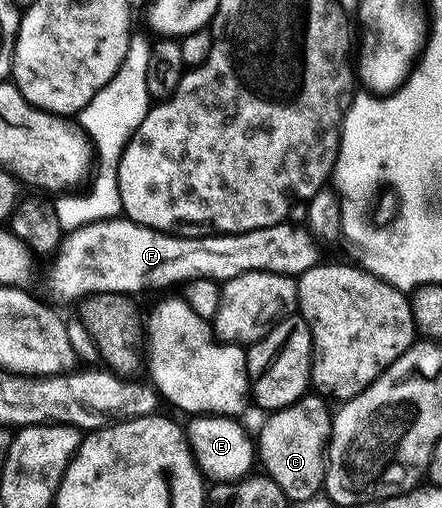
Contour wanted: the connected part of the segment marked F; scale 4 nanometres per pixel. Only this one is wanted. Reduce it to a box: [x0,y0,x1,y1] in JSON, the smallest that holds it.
[49,218,319,302]

